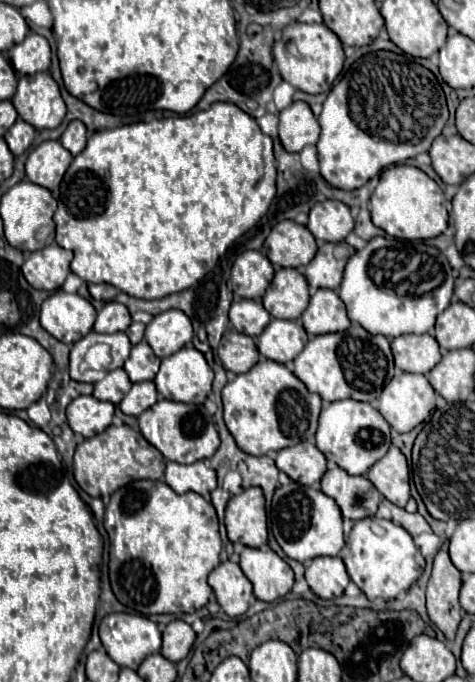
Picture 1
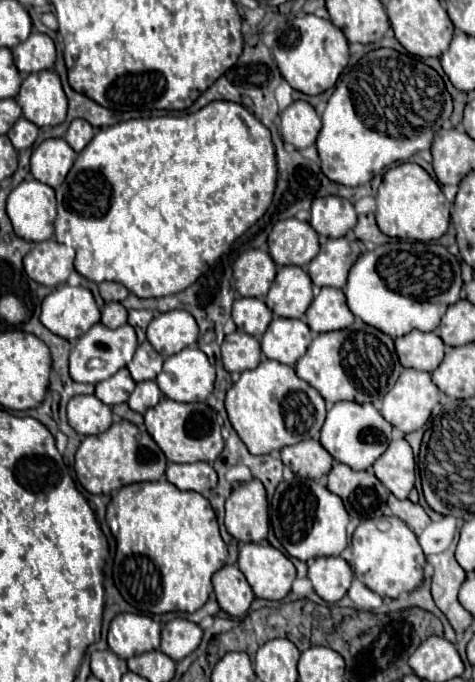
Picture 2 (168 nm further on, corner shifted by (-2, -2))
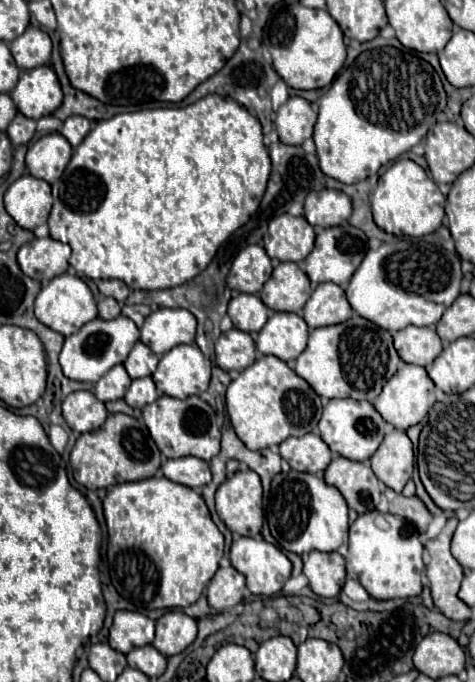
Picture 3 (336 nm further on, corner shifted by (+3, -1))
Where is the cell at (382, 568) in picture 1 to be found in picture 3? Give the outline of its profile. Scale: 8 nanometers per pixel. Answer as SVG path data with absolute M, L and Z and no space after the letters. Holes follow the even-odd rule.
M376 509L361 514L349 528L349 554L347 574L361 582L361 586L377 600L409 598L421 594L423 572L423 546L417 540L417 530L403 518L380 513Z

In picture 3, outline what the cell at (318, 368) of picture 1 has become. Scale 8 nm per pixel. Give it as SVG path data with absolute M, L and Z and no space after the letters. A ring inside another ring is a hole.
M353 314L347 322L309 332L309 344L295 360L295 372L309 382L321 398L373 400L395 374L397 364L399 356L393 348L391 334L359 314Z

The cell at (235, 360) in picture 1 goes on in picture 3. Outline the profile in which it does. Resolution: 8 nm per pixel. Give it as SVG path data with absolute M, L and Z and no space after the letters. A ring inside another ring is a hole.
M231 328L223 332L215 342L215 360L217 366L225 372L229 370L245 370L255 362L257 350L251 334Z

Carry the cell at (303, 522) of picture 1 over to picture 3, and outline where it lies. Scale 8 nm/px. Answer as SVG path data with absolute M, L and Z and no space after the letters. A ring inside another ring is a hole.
M293 470L289 474L277 474L271 482L271 494L265 506L265 516L271 536L287 552L333 552L343 542L347 542L349 518L345 498L339 494L339 490L325 484L325 480L315 474Z

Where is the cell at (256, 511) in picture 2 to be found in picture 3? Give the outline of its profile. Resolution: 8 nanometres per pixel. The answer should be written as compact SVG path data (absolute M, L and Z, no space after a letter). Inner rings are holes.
M253 470L235 472L215 494L217 514L231 532L257 538L263 526L261 496L261 480Z

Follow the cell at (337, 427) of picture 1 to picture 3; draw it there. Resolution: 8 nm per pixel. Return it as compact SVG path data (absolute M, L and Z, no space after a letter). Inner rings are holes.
M329 400L323 416L319 420L319 436L321 440L331 448L331 452L337 452L343 458L357 460L357 462L367 462L375 450L379 448L385 432L385 420L381 414L367 402L367 400Z

